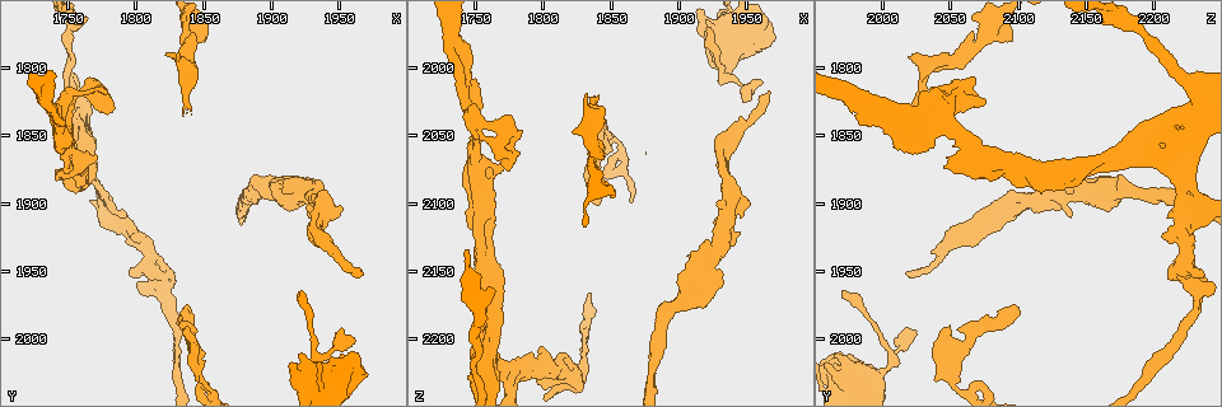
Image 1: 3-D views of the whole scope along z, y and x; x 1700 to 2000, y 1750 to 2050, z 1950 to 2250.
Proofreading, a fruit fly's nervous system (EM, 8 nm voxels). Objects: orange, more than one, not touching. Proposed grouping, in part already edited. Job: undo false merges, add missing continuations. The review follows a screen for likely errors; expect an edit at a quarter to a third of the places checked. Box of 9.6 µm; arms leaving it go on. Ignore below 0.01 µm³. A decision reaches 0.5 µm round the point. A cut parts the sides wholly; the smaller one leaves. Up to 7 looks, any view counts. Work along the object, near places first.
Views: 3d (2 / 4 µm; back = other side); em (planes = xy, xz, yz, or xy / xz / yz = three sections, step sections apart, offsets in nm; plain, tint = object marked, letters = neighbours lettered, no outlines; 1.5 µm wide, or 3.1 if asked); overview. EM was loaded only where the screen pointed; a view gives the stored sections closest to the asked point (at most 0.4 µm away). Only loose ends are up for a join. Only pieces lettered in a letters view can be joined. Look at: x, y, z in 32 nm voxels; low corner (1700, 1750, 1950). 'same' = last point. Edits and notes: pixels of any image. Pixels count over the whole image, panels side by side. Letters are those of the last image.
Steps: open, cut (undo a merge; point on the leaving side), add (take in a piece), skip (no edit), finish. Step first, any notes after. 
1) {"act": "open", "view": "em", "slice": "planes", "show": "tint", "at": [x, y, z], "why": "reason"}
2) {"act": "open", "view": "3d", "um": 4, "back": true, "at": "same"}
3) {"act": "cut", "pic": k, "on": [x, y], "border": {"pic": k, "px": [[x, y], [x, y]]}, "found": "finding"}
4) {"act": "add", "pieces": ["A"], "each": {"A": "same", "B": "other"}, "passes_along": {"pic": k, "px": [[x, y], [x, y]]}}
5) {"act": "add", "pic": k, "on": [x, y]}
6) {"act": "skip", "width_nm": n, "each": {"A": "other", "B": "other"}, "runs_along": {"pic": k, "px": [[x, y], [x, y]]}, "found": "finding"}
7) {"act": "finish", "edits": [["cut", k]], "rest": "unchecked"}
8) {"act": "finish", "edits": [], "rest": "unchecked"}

{"act": "open", "view": "em", "slice": "planes", "show": "letters", "at": [1832, 1792, 2024], "why": "an open end"}

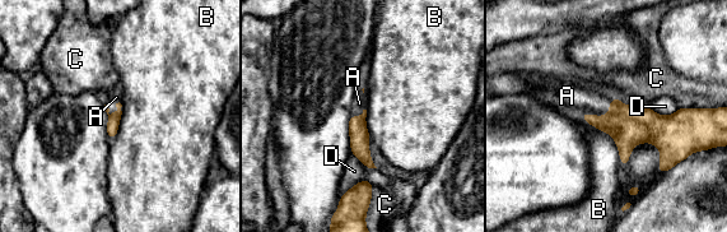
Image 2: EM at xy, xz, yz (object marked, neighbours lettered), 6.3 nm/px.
{"act": "add", "pieces": ["A"], "each": {"A": "same", "B": "other", "C": "other", "D": "other"}, "passes_along": {"pic": 2, "px": [[628, 125], [602, 116], [568, 97]]}, "found": "it goes on there"}

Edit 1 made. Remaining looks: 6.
{"act": "open", "view": "3d", "um": 2, "at": [1748, 1822, 2036], "why": "abrupt turn"}

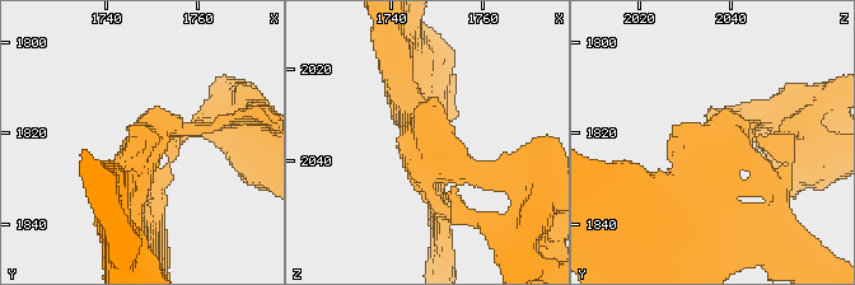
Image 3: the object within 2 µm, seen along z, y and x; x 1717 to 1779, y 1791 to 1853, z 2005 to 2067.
{"act": "open", "view": "em", "slice": "xy", "step": 8, "show": "tint", "at": [1748, 1823, 2034], "why": "shape alone is not enough"}

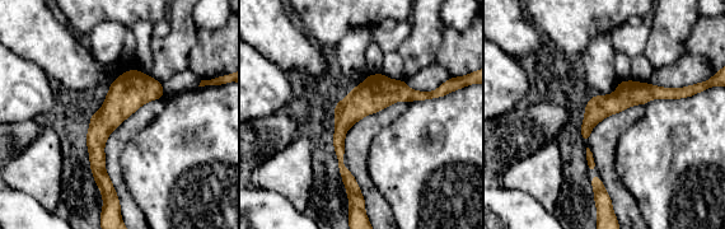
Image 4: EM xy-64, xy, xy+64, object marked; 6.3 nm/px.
{"act": "open", "view": "em", "slice": "xy", "step": 8, "show": "letters", "at": "same", "why": "what lies round it"}

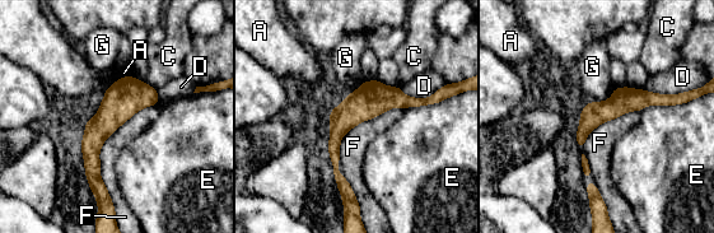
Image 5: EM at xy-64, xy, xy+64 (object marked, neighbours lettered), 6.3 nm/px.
{"act": "skip", "each": {"A": "other", "C": "other", "D": "other", "E": "other", "F": "other", "G": "other"}, "border": {"pic": 5, "px": [[676, 103], [647, 105], [639, 111]]}, "found": "one neuron here"}

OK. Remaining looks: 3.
{"act": "open", "view": "3d", "um": 4, "back": true, "at": [1934, 2014, 2008], "why": "thin arm on a thick one"}

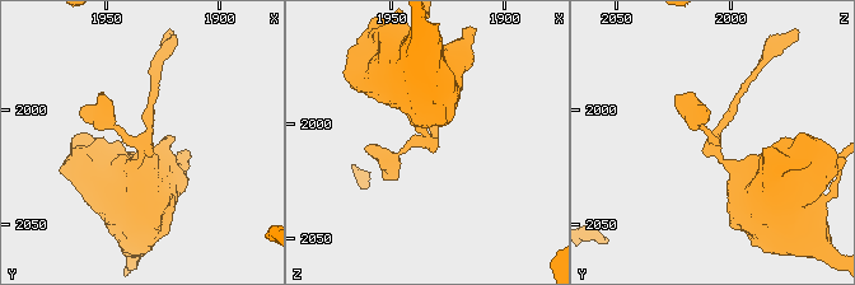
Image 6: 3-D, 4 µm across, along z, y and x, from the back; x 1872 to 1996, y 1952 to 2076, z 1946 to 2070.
{"act": "open", "view": "em", "slice": "planes", "show": "tint", "at": [1935, 2016, 2006], "arms": 3}

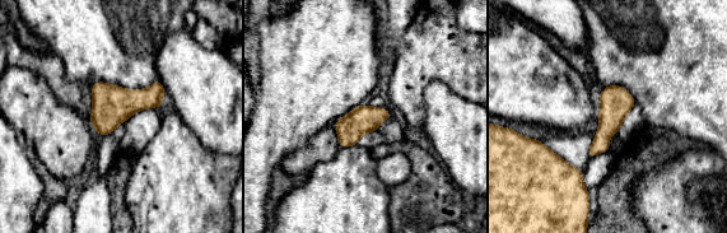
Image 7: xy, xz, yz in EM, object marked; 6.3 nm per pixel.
{"act": "open", "view": "em", "slice": "planes", "show": "letters", "at": "same", "why": "what lies round it"}

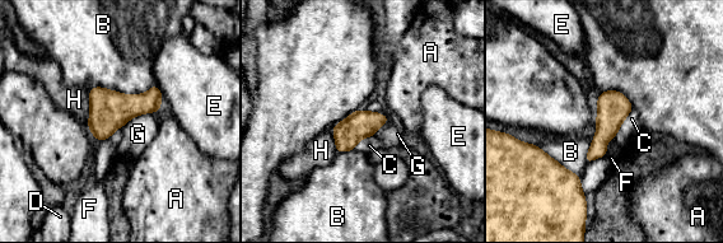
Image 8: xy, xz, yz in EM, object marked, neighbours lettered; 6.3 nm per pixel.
{"act": "skip", "width_nm": 180, "each": {"A": "other", "B": "other", "C": "other", "D": "other", "E": "other", "F": "other", "G": "other", "H": "other"}, "border": {"pic": 8, "px": [[154, 84], [133, 94], [89, 90]]}, "found": "one neuron here"}

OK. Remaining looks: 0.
{"act": "finish", "edits": [["add", 2]], "rest": "unchecked"}

